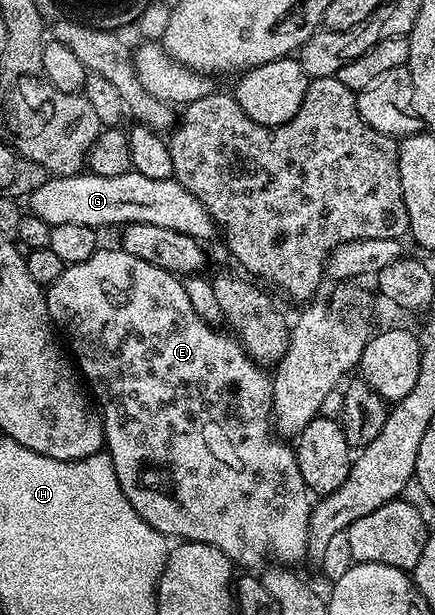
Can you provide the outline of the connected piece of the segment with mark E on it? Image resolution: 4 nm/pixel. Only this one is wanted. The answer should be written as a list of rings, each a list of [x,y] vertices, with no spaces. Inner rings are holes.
[[[100,248],[90,256],[90,260],[82,260],[82,264],[65,265],[62,276],[58,276],[58,280],[54,280],[54,284],[47,287],[46,297],[53,327],[59,328],[62,334],[64,329],[64,334],[68,337],[67,349],[70,354],[72,349],[71,357],[83,381],[91,397],[95,401],[96,398],[100,401],[98,413],[104,424],[106,451],[118,476],[118,484],[126,500],[130,500],[134,512],[138,512],[138,516],[142,516],[142,520],[146,520],[150,528],[154,528],[169,539],[205,542],[217,546],[237,567],[260,565],[263,567],[271,554],[280,564],[305,561],[308,558],[308,521],[312,515],[314,502],[310,497],[306,480],[302,480],[302,472],[298,472],[295,449],[283,437],[274,433],[272,379],[268,374],[263,374],[265,371],[249,358],[231,333],[223,334],[220,328],[208,325],[201,316],[198,316],[190,304],[183,281],[162,268],[146,264],[146,260],[138,260],[138,256],[130,256],[125,250]]]

